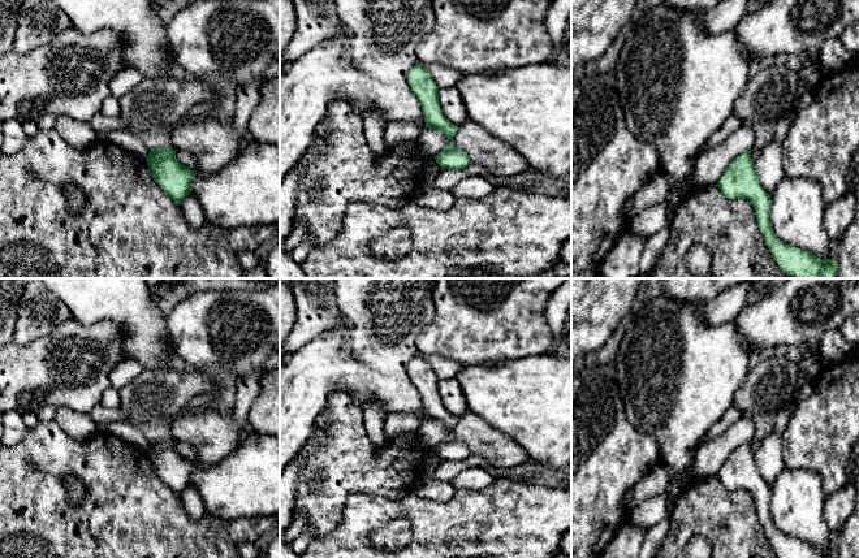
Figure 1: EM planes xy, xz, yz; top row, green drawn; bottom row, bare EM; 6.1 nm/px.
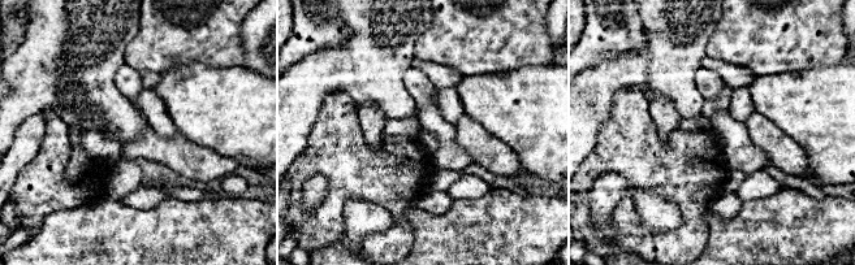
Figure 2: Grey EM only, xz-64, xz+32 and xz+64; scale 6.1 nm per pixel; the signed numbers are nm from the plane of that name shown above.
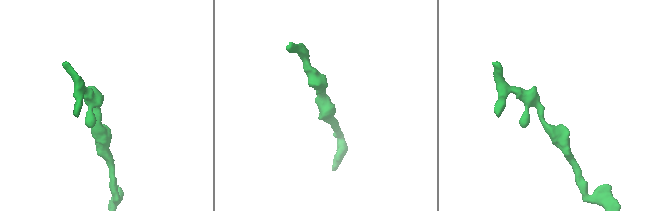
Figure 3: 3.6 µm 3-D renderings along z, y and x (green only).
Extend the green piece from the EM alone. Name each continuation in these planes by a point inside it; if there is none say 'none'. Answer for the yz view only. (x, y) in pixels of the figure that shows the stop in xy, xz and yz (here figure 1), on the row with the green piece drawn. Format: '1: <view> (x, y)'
none

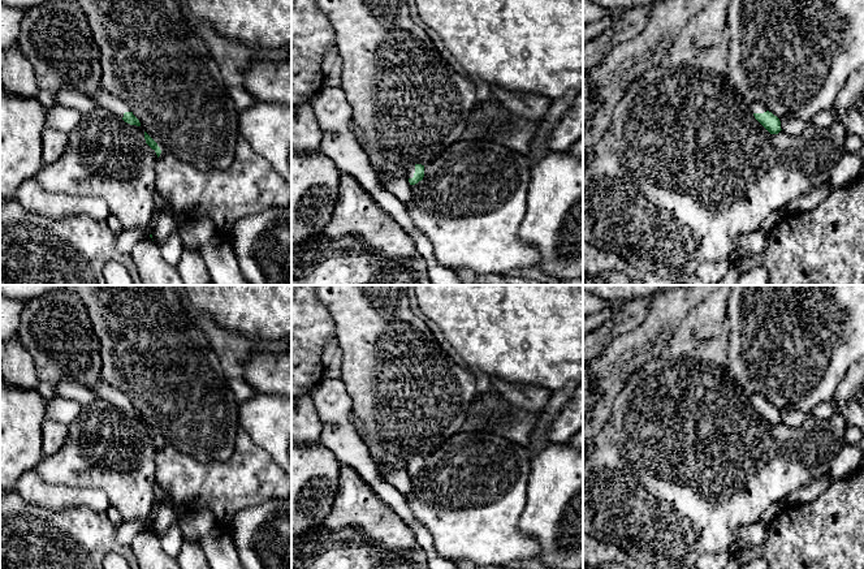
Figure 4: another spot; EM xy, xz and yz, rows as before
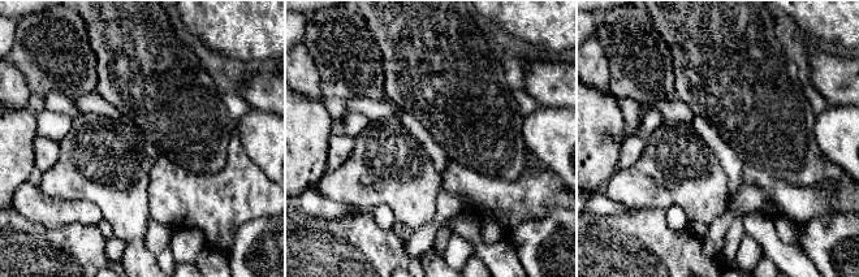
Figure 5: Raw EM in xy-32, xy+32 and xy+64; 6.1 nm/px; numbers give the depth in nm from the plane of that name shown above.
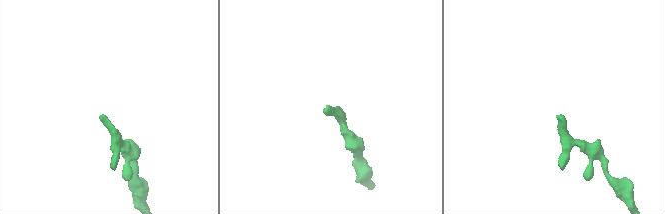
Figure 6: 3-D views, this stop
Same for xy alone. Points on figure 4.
1: xy (104, 99)

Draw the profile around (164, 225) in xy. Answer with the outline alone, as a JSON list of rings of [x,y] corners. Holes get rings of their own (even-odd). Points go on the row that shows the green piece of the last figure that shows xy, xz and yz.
[[[160,212],[152,224],[151,234],[154,242],[163,245],[176,230],[178,230],[173,216]]]

